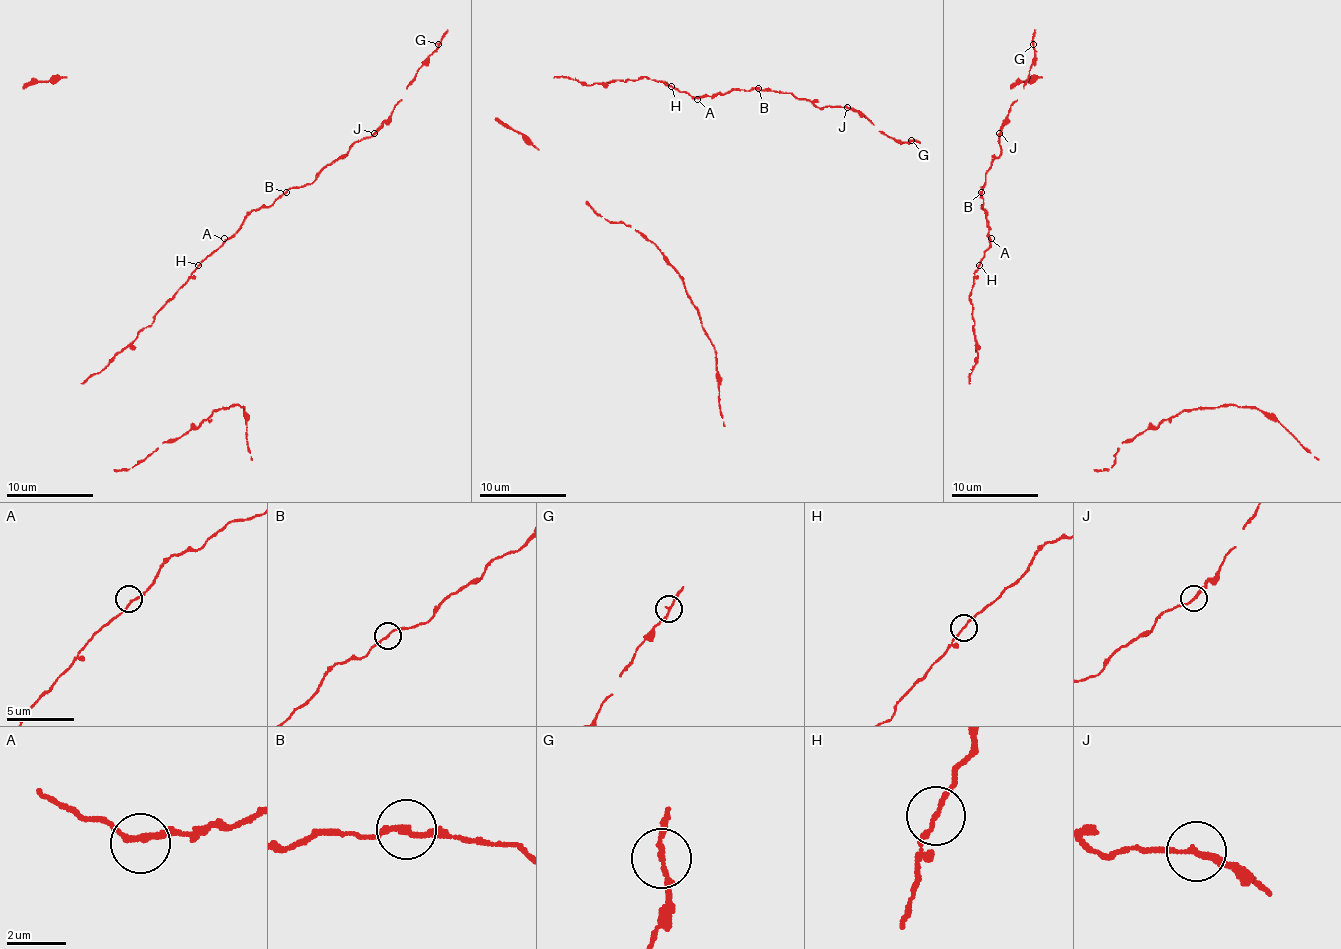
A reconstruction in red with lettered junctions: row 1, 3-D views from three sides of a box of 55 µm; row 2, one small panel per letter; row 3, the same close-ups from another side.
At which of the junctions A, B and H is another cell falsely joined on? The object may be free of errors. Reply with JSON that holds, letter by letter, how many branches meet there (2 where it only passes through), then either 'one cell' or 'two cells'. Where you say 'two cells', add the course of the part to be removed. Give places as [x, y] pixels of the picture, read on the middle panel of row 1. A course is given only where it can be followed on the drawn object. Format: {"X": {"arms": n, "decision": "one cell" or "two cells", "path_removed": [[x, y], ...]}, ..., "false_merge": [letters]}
{"A": {"arms": 2, "decision": "one cell"}, "B": {"arms": 2, "decision": "one cell"}, "H": {"arms": 2, "decision": "one cell"}, "false_merge": []}

